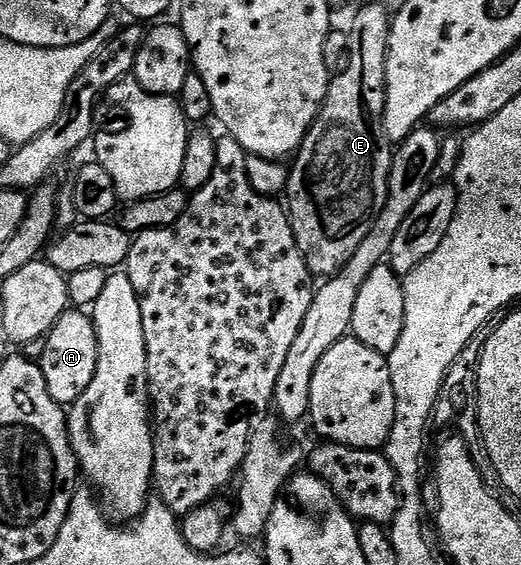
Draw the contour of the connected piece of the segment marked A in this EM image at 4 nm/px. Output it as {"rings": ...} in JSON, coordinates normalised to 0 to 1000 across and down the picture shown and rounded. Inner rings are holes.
{"rings":[[[132,547],[111,561],[111,568],[92,586],[83,602],[84,623],[73,628],[81,653],[81,667],[88,667],[88,688],[96,688],[96,703],[117,717],[136,717],[173,688],[173,674],[180,674],[180,660],[188,646],[188,596],[184,579],[177,572],[175,556],[154,547]]]}

